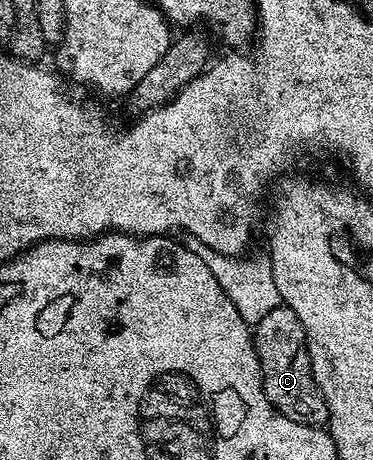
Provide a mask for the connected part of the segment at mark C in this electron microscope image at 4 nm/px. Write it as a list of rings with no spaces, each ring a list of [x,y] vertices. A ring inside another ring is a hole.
[[[280,305],[254,324],[253,338],[263,374],[265,397],[269,397],[271,404],[289,417],[289,421],[323,427],[327,422],[327,402],[313,377],[311,358],[307,352],[307,334],[301,325],[301,317],[297,317],[293,309]]]

